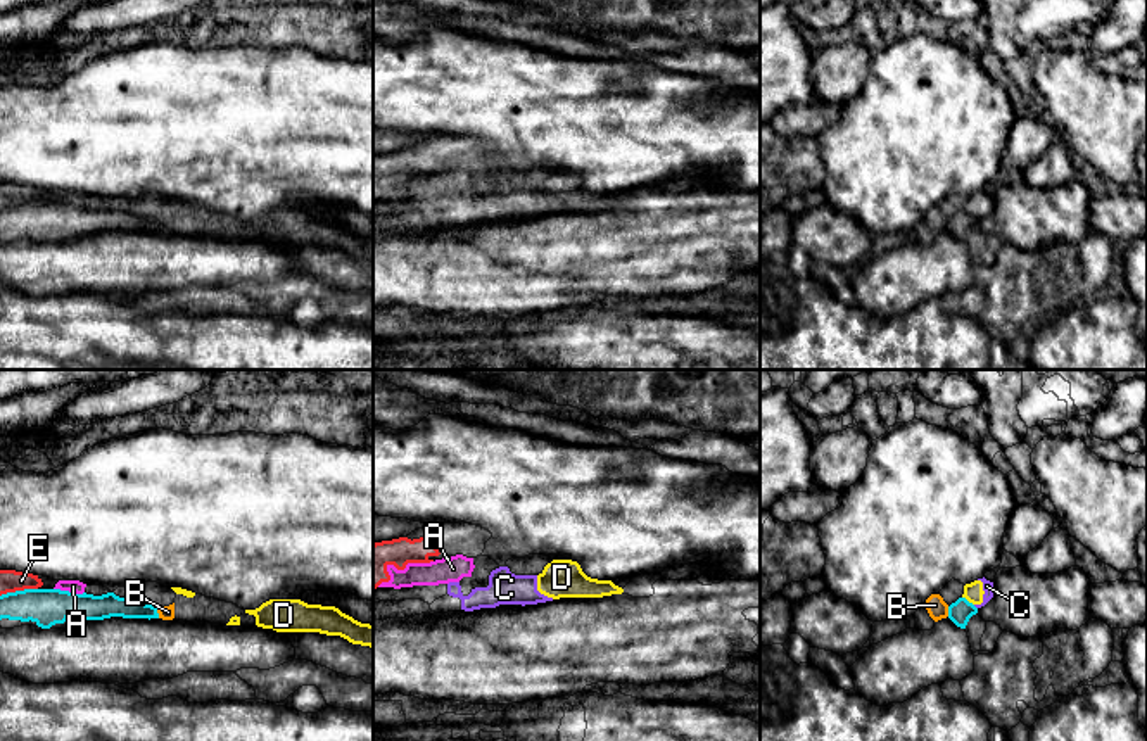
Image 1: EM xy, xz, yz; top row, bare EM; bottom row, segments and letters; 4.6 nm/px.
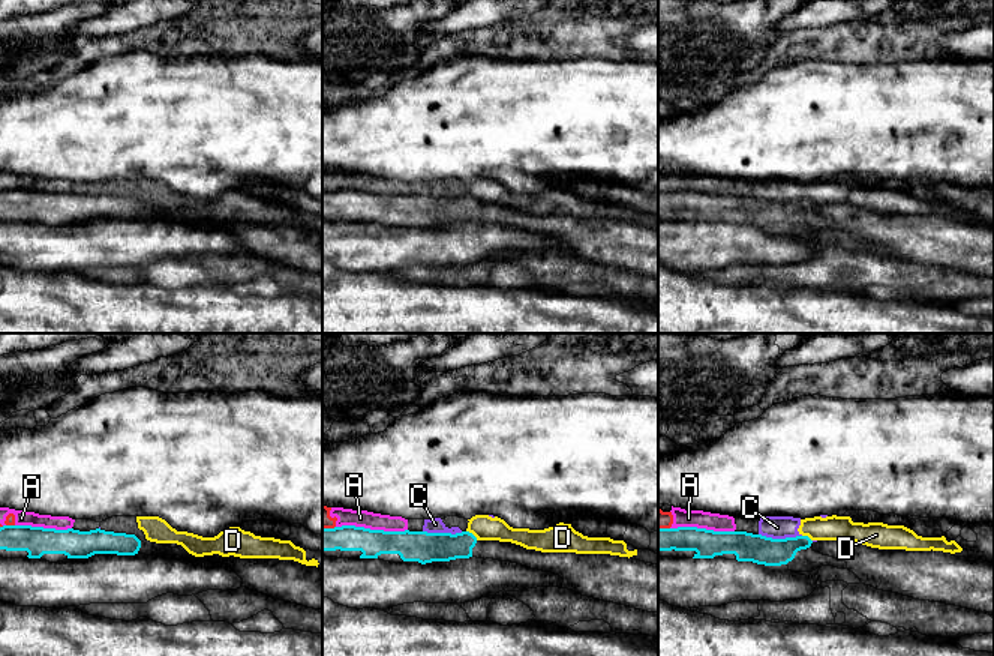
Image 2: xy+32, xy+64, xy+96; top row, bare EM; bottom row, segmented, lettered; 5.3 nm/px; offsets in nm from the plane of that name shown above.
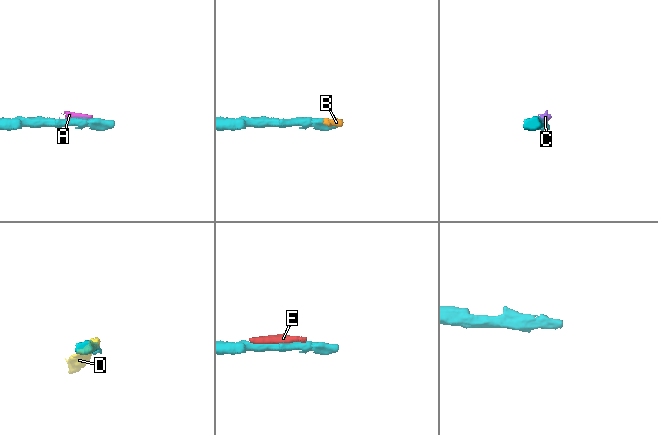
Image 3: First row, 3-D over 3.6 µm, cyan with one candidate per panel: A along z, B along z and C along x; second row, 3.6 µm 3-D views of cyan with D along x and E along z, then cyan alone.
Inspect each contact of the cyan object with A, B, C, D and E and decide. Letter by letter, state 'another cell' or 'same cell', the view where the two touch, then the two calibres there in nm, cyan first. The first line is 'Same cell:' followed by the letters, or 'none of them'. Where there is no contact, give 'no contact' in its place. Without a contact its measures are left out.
Same cell: none of them
A: another cell; meets cyan in xy; 180 nm thick on the cyan side, 60 nm on the other
B: another cell; meets cyan in xy; 110 nm thick on the cyan side, 60 nm on the other
C: another cell; meets cyan in yz; 110 nm thick on the cyan side, 50 nm on the other
D: another cell; meets cyan in yz; 110 nm thick on the cyan side, 90 nm on the other
E: another cell; meets cyan in xy; 180 nm thick on the cyan side, 110 nm on the other

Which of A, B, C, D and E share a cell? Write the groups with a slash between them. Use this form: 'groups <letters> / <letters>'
groups A B C D E

